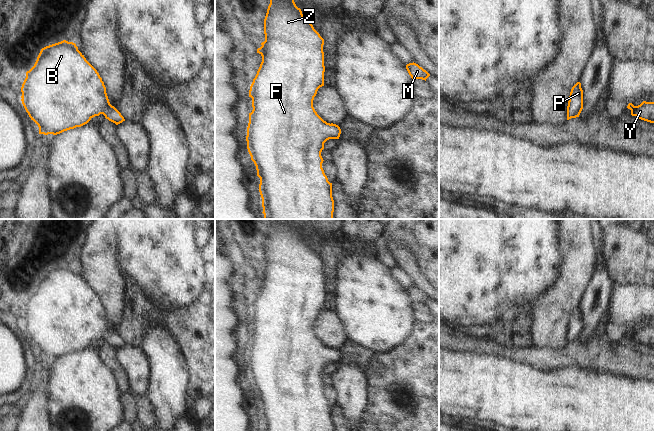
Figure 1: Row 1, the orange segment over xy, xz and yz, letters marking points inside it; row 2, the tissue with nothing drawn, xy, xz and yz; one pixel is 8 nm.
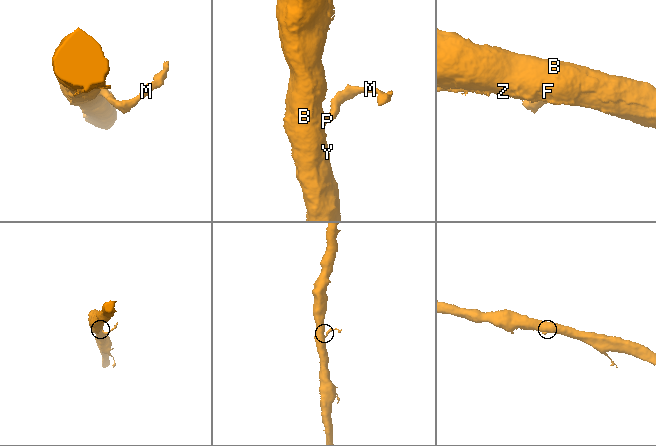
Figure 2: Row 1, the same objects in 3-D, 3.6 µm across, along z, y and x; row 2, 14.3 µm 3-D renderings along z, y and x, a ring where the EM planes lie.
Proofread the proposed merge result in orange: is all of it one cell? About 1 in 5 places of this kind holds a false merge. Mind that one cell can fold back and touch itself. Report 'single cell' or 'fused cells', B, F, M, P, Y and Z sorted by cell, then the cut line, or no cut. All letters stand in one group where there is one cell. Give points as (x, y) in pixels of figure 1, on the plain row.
single cell; groups B F M P Y Z; cut none

